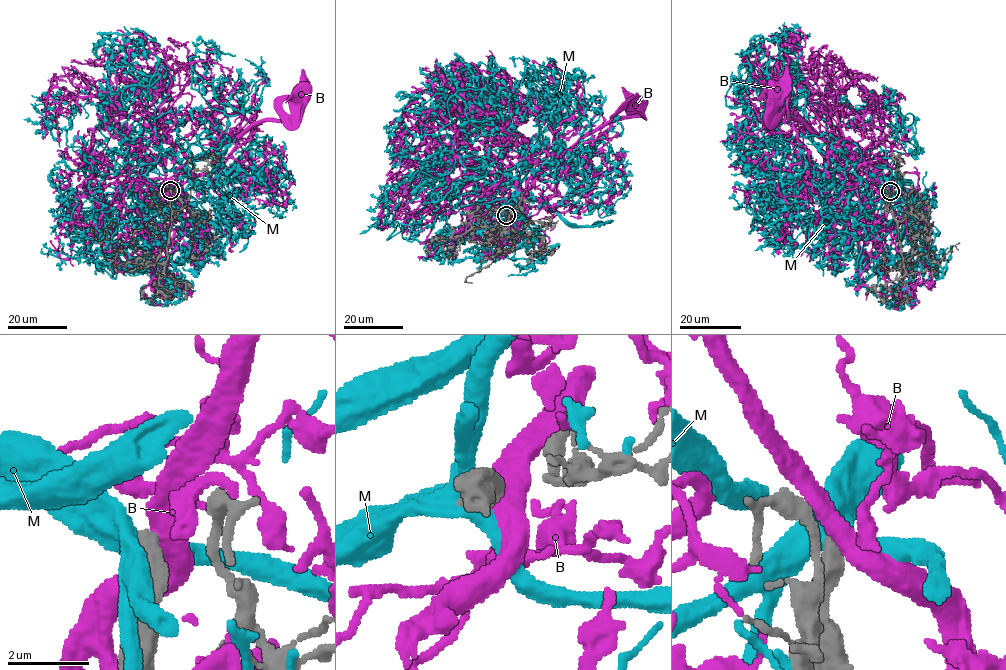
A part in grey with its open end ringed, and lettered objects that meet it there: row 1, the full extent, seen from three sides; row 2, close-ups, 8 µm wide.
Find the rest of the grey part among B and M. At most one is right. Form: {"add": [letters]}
{"add": []}

